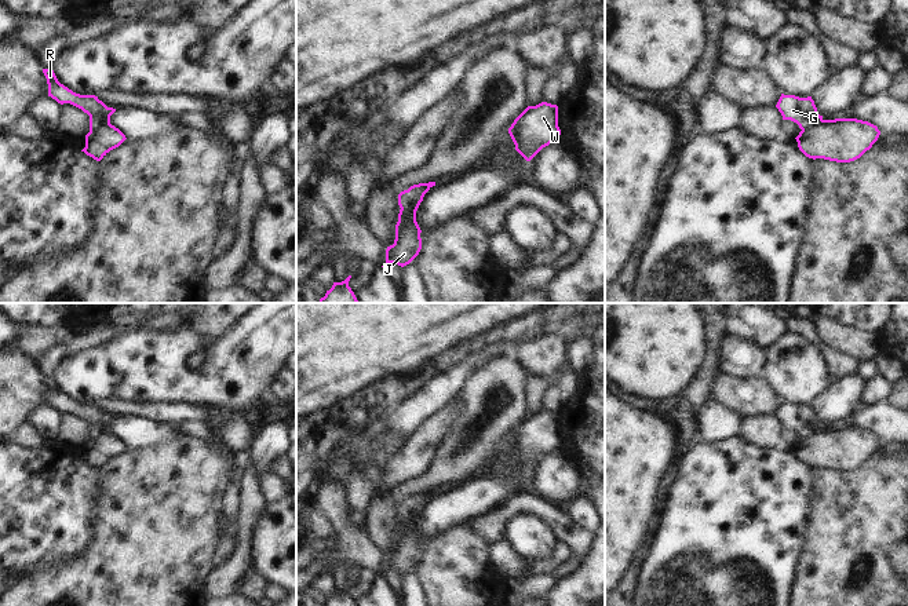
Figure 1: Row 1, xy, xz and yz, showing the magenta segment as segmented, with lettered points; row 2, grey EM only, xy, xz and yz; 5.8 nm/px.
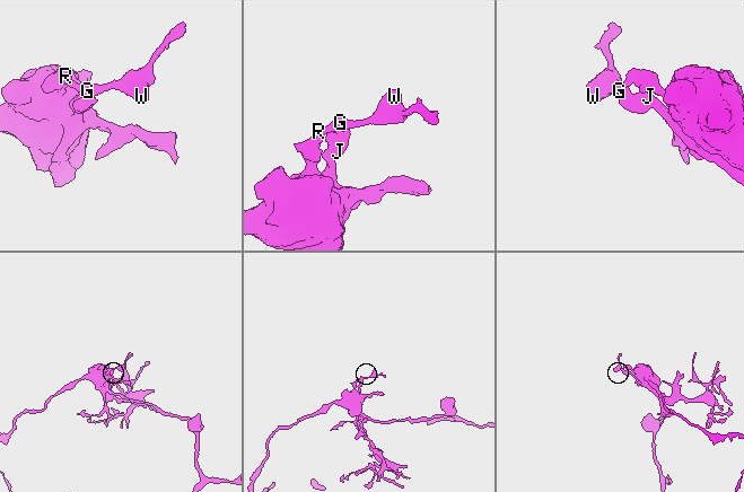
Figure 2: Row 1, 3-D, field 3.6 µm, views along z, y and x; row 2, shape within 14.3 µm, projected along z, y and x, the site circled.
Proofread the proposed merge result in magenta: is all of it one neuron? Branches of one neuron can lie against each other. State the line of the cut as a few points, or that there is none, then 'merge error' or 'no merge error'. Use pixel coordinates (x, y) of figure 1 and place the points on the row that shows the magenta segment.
xz (422, 196), (415, 201), (408, 201), (401, 208) | merge error

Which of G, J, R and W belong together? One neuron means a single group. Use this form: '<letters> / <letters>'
G R W / J

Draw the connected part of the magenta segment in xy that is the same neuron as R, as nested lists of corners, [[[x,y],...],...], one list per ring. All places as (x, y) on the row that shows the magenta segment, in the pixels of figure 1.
[[[43,69],[43,73],[48,84],[48,96],[58,103],[70,103],[90,116],[90,129],[96,128],[99,124],[110,124],[110,116],[116,112],[113,107],[107,107],[95,95],[80,95],[61,84],[51,69]]]

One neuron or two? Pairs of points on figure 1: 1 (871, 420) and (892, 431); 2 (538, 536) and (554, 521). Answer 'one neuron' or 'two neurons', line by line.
1: one neuron
2: two neurons

